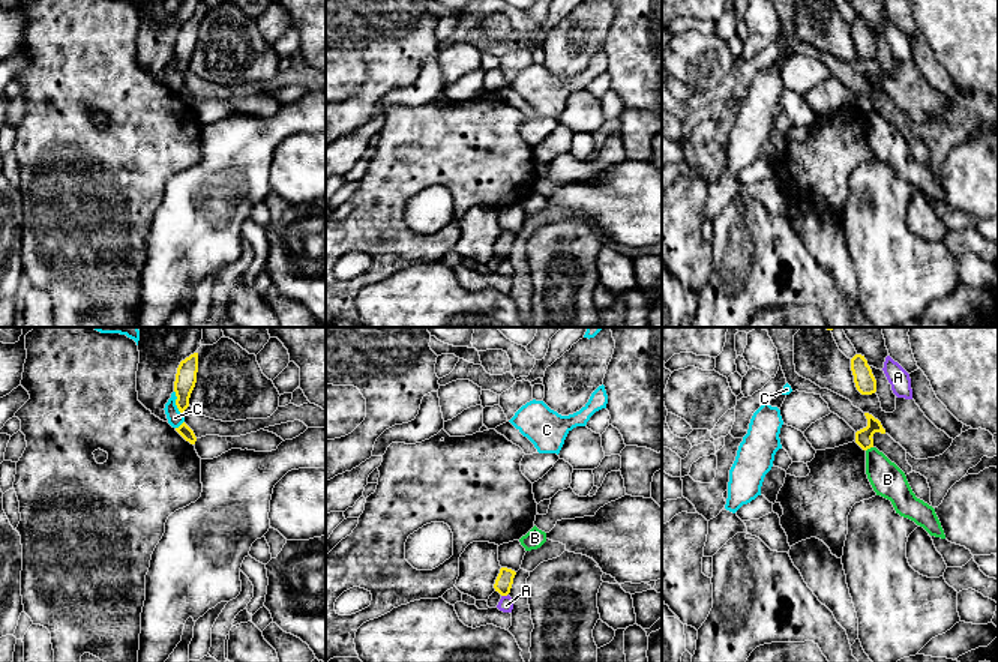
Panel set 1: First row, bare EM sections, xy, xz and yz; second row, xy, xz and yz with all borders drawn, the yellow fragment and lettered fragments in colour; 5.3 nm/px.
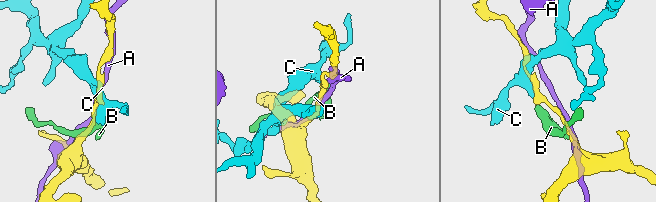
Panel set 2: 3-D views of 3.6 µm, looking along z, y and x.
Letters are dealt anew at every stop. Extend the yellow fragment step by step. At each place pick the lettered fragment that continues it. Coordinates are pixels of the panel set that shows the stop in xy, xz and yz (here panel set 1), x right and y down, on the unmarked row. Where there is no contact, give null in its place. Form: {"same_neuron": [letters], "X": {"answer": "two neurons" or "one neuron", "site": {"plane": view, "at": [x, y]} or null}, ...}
{"same_neuron": [], "A": {"answer": "two neurons", "site": {"plane": "xz", "at": [505, 258]}}, "B": {"answer": "two neurons", "site": {"plane": "yz", "at": [869, 111]}}, "C": {"answer": "two neurons", "site": {"plane": "xy", "at": [176, 68]}}}

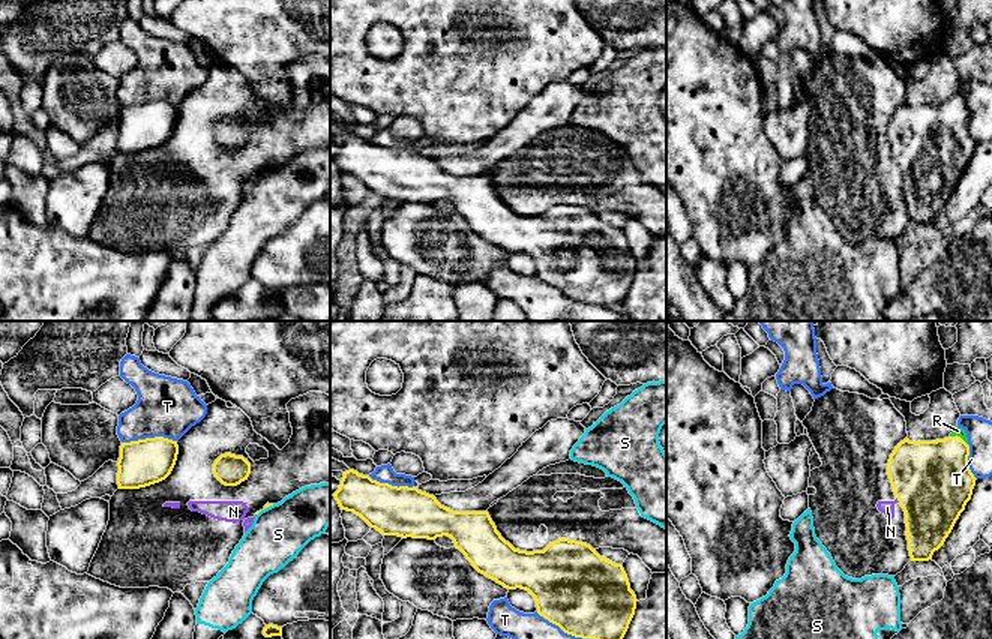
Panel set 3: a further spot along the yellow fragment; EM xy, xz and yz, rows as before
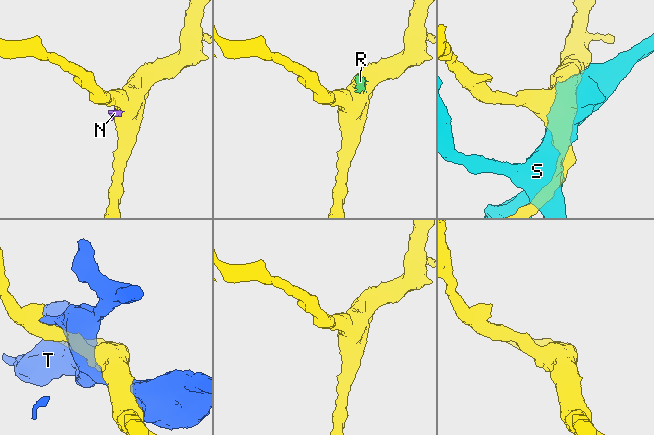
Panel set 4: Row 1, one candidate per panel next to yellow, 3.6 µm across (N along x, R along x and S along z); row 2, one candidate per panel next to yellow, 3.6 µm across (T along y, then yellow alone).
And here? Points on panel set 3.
{"same_neuron": ["R"], "N": {"answer": "two neurons", "site": {"plane": "yz", "at": [898, 164]}}, "R": {"answer": "one neuron", "site": {"plane": "yz", "at": [959, 101]}}, "S": {"answer": "two neurons", "site": {"plane": "xy", "at": [264, 171]}}, "T": {"answer": "two neurons", "site": {"plane": "xy", "at": [149, 102]}}}

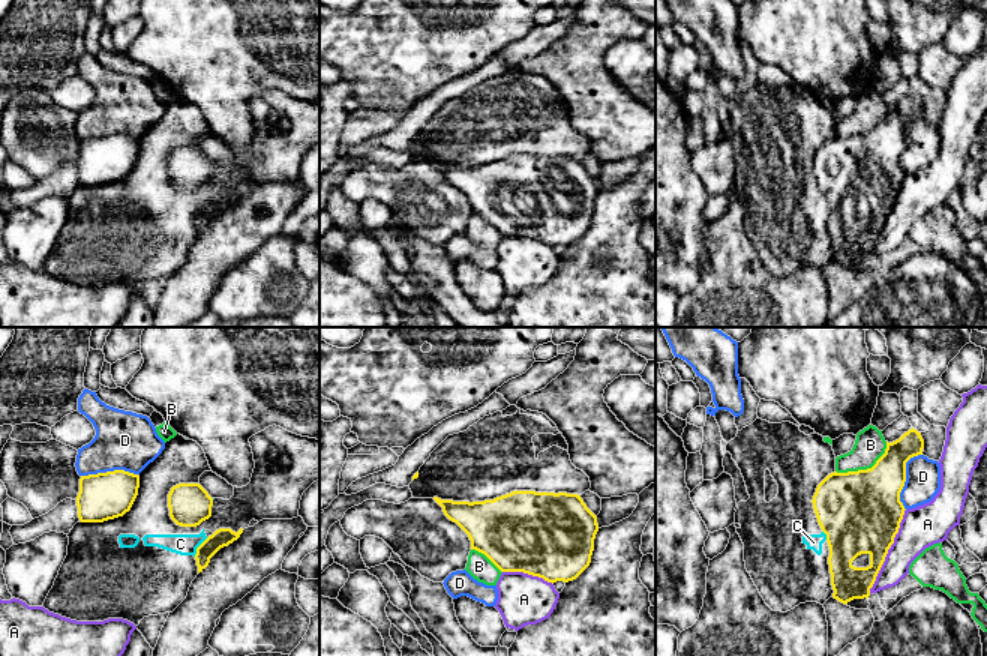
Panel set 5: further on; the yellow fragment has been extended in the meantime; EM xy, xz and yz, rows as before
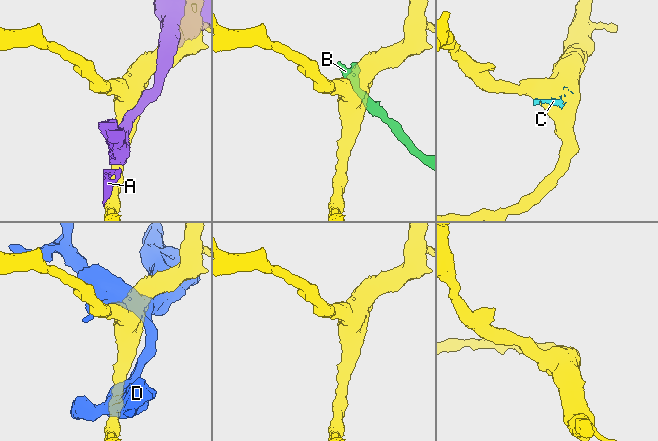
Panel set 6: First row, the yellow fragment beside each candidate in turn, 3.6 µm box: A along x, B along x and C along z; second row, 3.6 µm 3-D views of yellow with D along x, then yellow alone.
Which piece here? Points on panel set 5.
{"same_neuron": [], "A": {"answer": "two neurons", "site": {"plane": "yz", "at": [887, 215]}}, "B": {"answer": "two neurons", "site": {"plane": "yz", "at": [867, 132]}}, "C": {"answer": "two neurons", "site": {"plane": "xy", "at": [198, 210]}}, "D": {"answer": "two neurons", "site": {"plane": "yz", "at": [905, 143]}}}

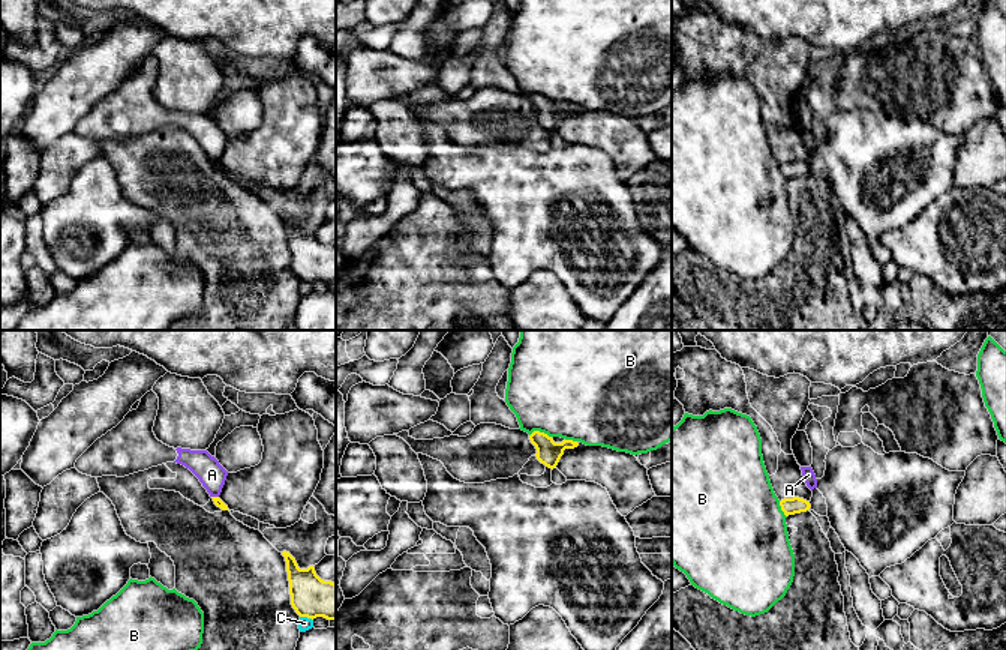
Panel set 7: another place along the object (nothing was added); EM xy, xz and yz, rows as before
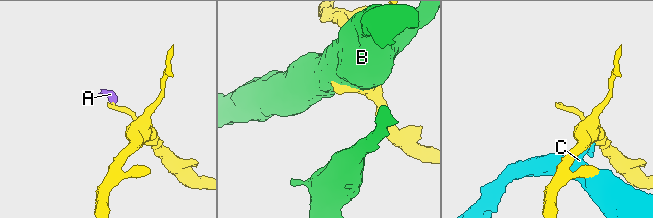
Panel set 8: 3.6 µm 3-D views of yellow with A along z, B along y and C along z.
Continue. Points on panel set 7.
{"same_neuron": [], "A": {"answer": "two neurons", "site": {"plane": "xy", "at": [215, 161]}}, "B": {"answer": "two neurons", "site": {"plane": "xz", "at": [538, 95]}}, "C": {"answer": "two neurons", "site": {"plane": "xy", "at": [306, 279]}}}

